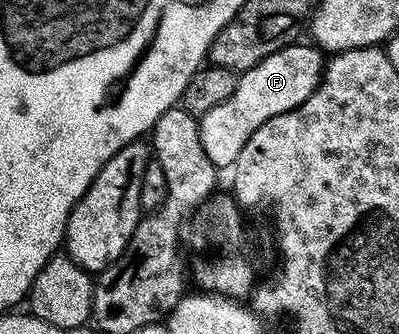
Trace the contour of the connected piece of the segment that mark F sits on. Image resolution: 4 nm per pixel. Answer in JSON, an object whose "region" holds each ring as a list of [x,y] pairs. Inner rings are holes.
{"region":[[[291,44],[282,50],[272,52],[260,64],[241,71],[238,74],[236,92],[224,100],[224,104],[216,104],[212,112],[202,115],[198,123],[200,144],[204,144],[204,152],[208,152],[208,160],[219,168],[233,167],[236,156],[240,156],[240,148],[248,144],[248,136],[264,124],[264,120],[272,120],[272,116],[280,116],[308,100],[322,79],[324,65],[323,51],[317,45],[298,46]]]}

